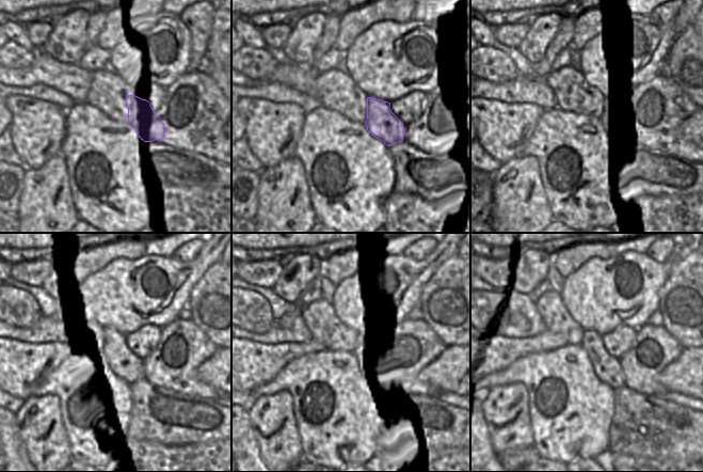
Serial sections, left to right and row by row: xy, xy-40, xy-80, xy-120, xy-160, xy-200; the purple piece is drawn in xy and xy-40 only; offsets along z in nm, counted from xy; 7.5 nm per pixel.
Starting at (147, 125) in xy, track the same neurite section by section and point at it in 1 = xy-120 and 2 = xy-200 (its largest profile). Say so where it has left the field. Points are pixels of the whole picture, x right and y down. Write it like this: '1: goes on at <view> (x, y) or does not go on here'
1: goes on at xy-120 (132, 370)
2: goes on at xy-200 (606, 367)

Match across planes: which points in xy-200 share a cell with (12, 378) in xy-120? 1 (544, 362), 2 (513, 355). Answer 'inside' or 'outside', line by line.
1: outside
2: inside

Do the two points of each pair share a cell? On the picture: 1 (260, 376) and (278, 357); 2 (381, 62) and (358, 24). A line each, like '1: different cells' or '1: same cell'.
1: same cell
2: different cells

